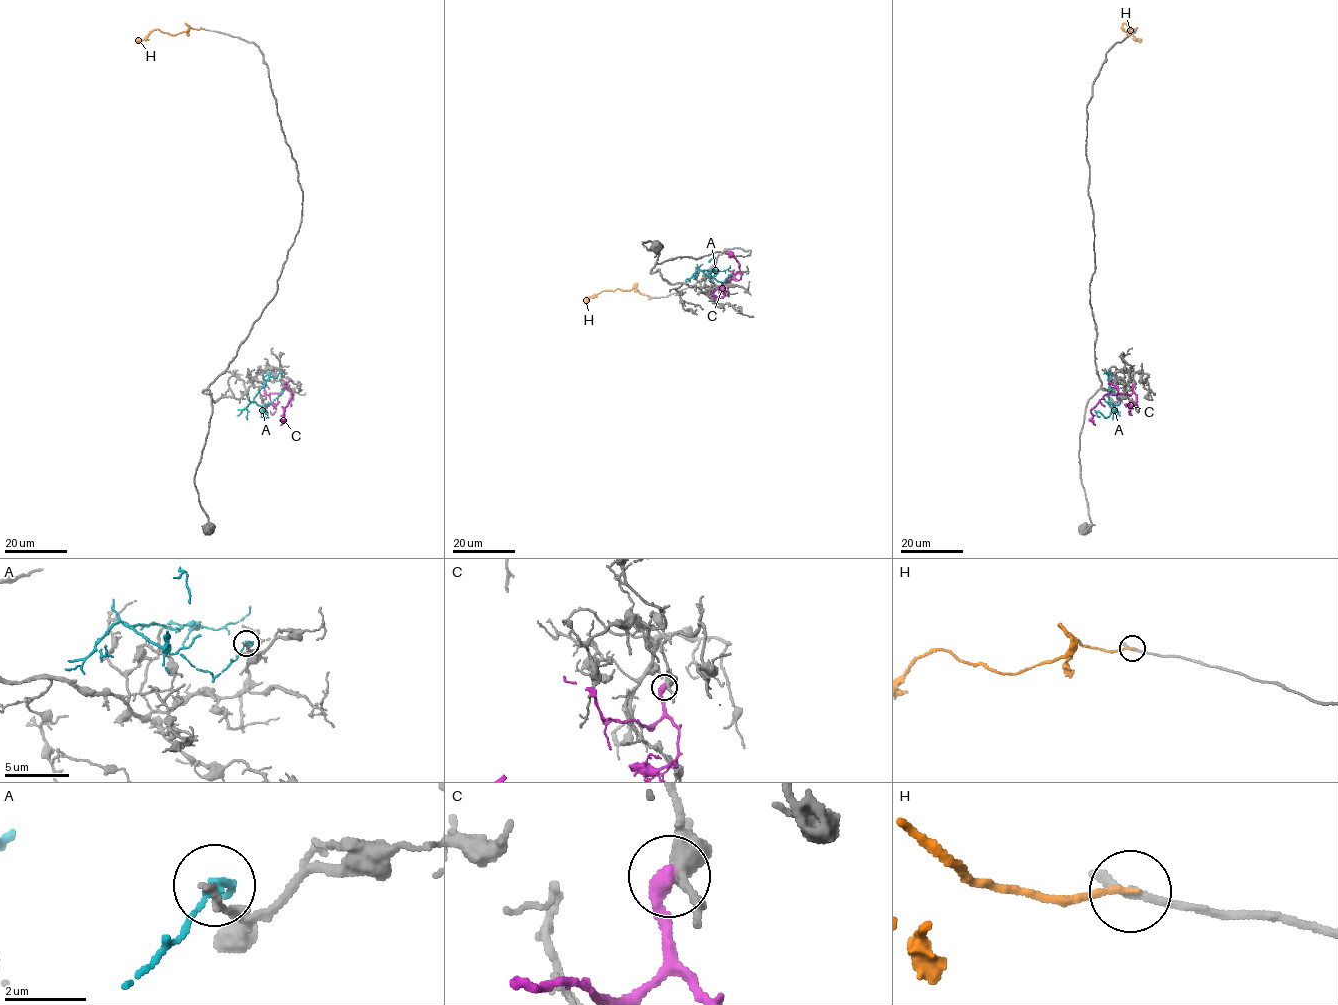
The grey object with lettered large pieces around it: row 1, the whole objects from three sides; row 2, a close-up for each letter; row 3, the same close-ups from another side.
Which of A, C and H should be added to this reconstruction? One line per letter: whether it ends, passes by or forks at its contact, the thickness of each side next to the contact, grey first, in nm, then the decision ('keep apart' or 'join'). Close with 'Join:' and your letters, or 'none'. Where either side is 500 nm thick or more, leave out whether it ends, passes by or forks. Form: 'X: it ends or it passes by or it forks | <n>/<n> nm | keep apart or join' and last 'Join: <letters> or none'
A: it passes by | 180/190 nm | keep apart
C: it ends | 440/440 nm | keep apart
H: it ends | 280/150 nm | keep apart
Join: none

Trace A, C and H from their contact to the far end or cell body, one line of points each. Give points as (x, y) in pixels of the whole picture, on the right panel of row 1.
A: (1112, 393), (1120, 399), (1114, 406), (1108, 400), (1109, 378), (1107, 373), (1104, 374)
C: (1133, 385), (1129, 394), (1118, 393), (1116, 387), (1115, 394), (1106, 393), (1101, 398), (1090, 411), (1095, 425)
H: (1135, 29), (1122, 24), (1127, 35), (1129, 29), (1135, 40), (1141, 41)

